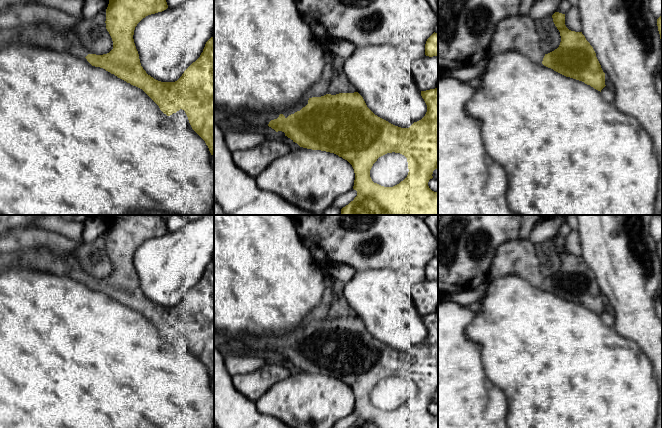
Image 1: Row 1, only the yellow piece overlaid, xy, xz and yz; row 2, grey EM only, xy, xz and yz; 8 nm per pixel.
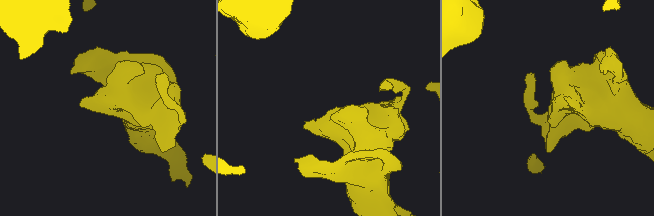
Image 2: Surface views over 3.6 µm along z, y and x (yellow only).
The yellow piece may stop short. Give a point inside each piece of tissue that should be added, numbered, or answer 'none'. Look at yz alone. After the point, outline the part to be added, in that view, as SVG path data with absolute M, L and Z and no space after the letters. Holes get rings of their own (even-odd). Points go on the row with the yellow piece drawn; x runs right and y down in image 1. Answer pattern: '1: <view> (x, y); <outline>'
1: yz (518, 33); M515 15L501 20L490 43L488 55L518 51L534 63L542 63L545 56L540 47L535 20Z

